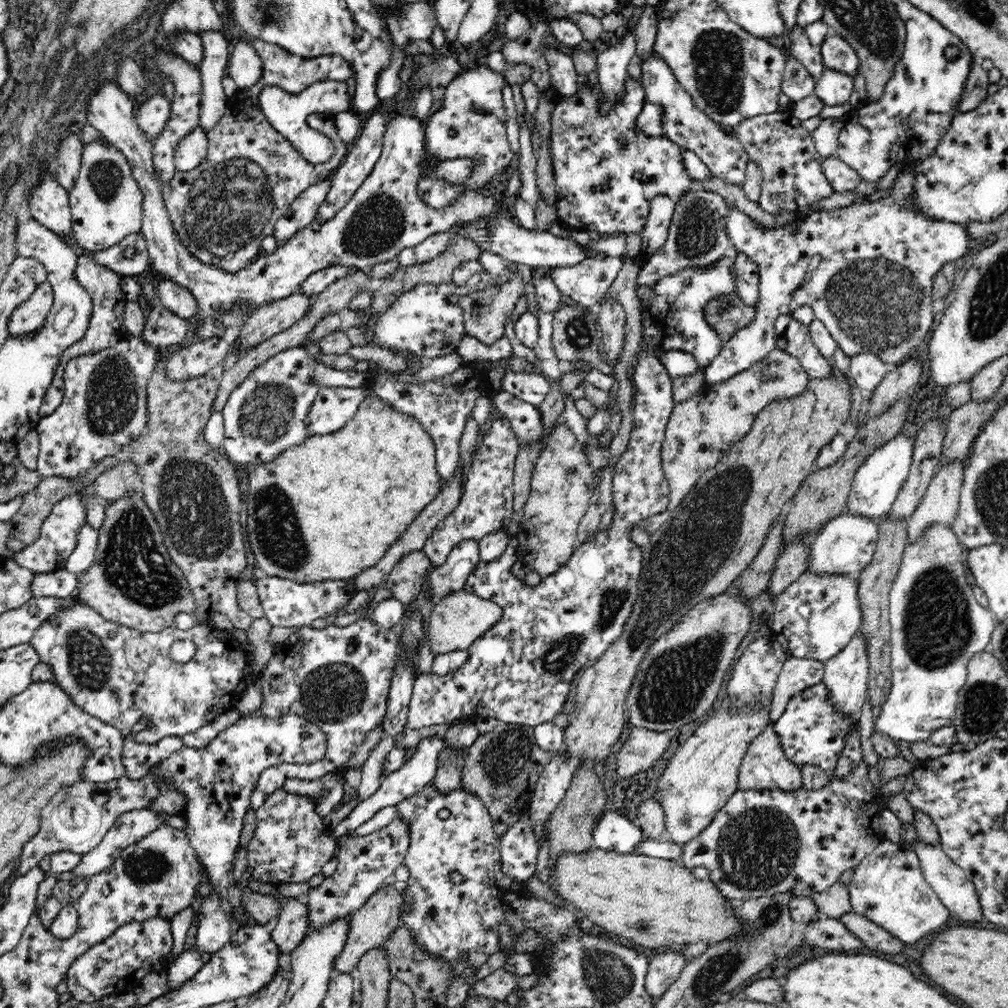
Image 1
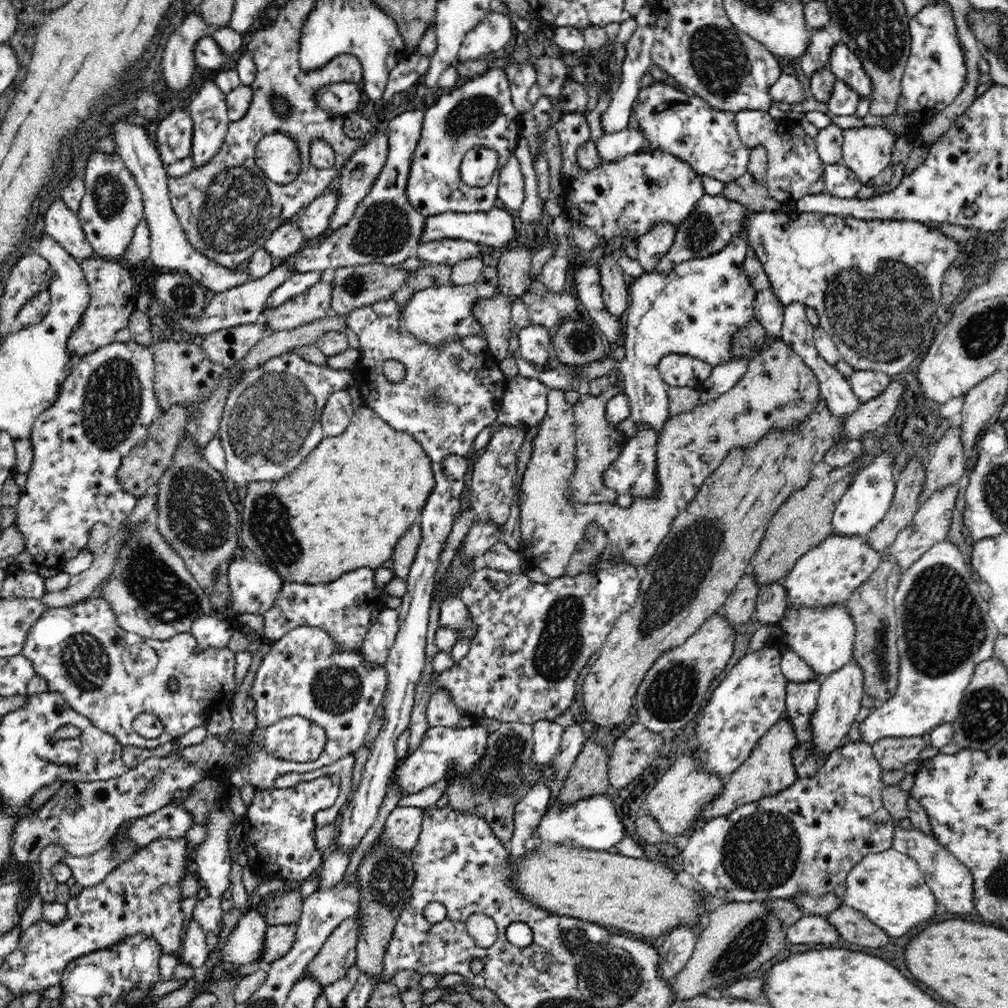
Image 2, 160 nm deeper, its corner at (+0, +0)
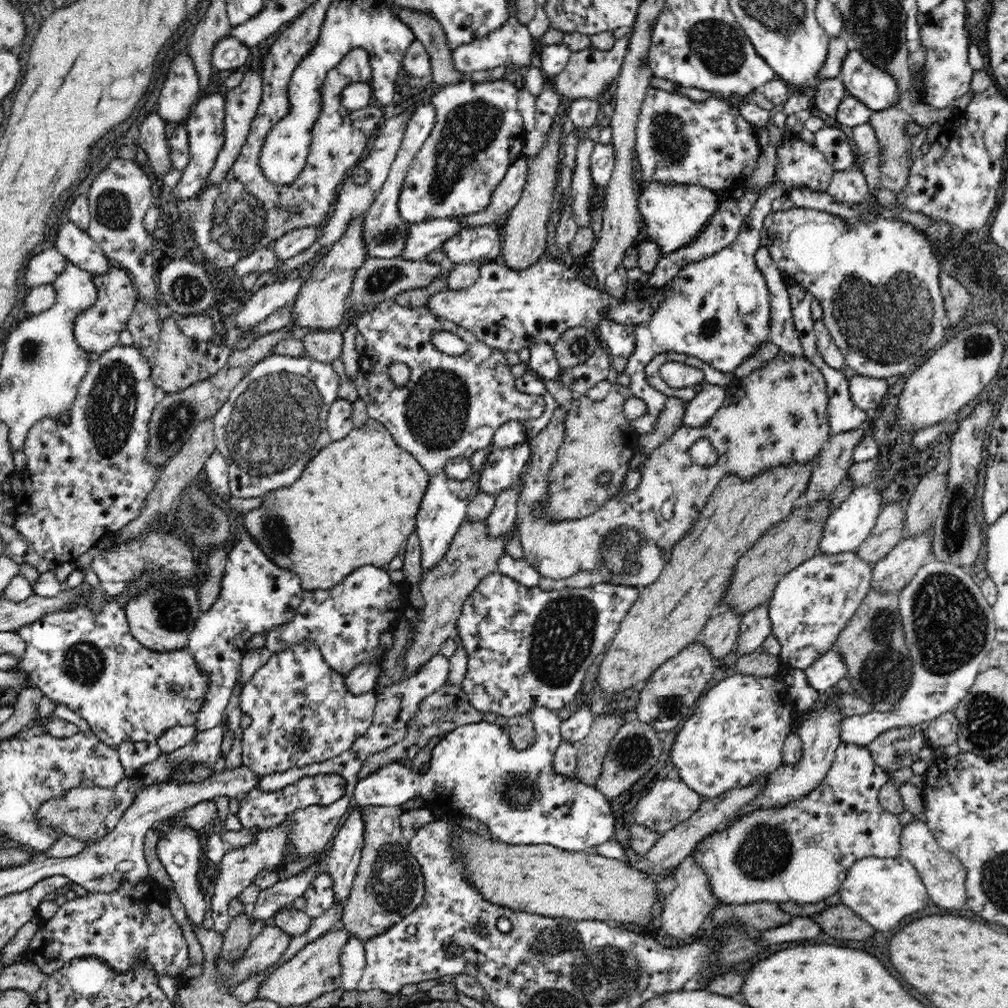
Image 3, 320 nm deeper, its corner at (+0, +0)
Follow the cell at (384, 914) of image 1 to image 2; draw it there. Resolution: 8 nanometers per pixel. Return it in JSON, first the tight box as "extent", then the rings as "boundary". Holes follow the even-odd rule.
{"extent":[302,915,361,990],"boundary":[[[356,915],[340,923],[324,940],[318,954],[308,962],[302,974],[302,977],[312,977],[322,990],[344,978],[348,968],[356,962],[356,940],[361,924],[358,923]]]}

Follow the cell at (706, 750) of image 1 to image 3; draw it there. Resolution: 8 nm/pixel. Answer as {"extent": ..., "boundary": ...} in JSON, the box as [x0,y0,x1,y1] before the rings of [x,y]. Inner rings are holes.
{"extent":[631,776,703,834],"boundary":[[[678,776],[660,780],[637,802],[631,812],[631,823],[661,834],[690,818],[703,801]]]}

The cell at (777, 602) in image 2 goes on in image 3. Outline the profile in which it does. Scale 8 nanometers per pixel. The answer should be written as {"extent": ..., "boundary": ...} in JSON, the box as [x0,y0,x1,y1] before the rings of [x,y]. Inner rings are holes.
{"extent":[735,605,771,658],"boundary":[[[767,605],[753,608],[742,616],[735,645],[737,658],[761,649],[764,640],[771,634],[771,628]]]}

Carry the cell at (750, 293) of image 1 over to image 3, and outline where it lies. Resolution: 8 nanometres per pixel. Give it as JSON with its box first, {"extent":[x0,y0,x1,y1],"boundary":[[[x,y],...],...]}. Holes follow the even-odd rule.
{"extent":[755,247,806,359],"boundary":[[[761,247],[755,254],[758,270],[764,274],[772,302],[772,320],[770,320],[770,341],[780,347],[782,351],[800,359],[806,359],[798,331],[792,317],[792,306],[783,276],[774,262],[770,251]]]}

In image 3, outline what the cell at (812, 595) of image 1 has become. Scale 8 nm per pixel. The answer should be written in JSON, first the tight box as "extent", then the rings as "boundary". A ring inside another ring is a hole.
{"extent":[804,647,848,694],"boundary":[[[832,647],[828,654],[818,658],[804,672],[808,685],[816,689],[818,694],[834,688],[840,679],[848,676],[847,667],[834,647]]]}

